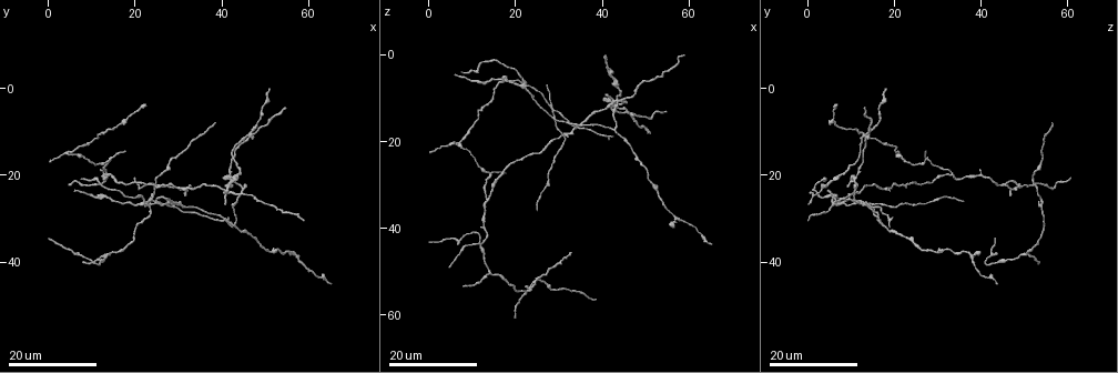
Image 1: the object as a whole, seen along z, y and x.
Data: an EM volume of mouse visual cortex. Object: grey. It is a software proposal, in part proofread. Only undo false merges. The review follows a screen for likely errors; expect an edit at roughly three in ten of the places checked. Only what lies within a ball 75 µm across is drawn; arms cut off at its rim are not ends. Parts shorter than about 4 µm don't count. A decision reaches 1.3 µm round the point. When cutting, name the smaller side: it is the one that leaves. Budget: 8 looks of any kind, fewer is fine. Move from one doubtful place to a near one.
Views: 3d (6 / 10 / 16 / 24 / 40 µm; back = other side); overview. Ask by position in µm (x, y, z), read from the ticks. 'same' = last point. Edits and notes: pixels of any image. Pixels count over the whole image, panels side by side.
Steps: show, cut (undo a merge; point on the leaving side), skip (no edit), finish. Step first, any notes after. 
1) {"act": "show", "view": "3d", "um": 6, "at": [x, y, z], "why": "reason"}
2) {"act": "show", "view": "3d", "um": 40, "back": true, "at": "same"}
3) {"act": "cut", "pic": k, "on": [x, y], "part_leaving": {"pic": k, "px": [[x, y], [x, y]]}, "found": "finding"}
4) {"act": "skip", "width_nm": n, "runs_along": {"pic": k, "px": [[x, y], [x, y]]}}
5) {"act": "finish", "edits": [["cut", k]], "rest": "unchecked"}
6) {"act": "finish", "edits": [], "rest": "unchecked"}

{"act": "show", "view": "3d", "um": 16, "at": [47.0, 10.0, 13.5], "why": "looks like a crossing"}

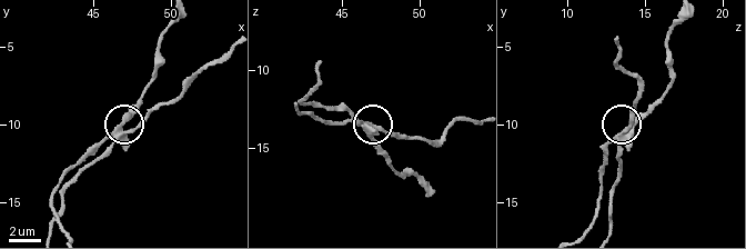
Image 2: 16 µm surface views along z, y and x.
{"act": "show", "view": "3d", "um": 6, "at": [47.2, 10.6, 13.8]}

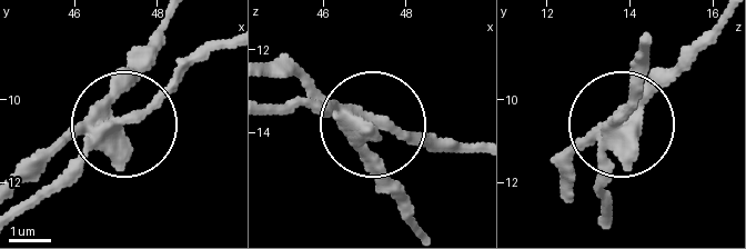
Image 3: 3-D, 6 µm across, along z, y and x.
{"act": "cut", "pic": 3, "on": [112, 80], "side_arm_um": 11, "part_leaving": {"pic": 3, "px": [[90, 136], [19, 178]]}, "found": "two cells meet here"}

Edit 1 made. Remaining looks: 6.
{"act": "show", "view": "3d", "um": 24, "at": [24.5, 22.0, 51.5], "why": "looks like a crossing"}

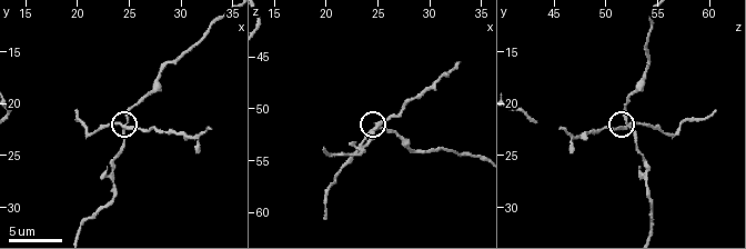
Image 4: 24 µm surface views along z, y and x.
{"act": "show", "view": "3d", "um": 10, "at": [24.8, 22.0, 52.0]}

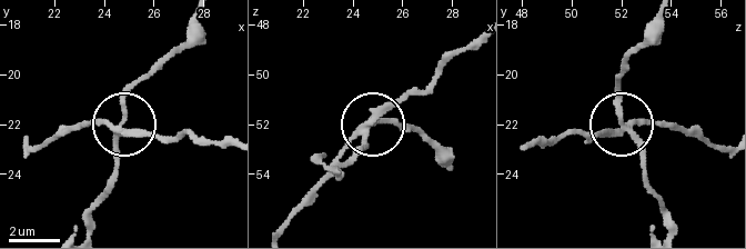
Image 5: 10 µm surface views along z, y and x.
{"act": "cut", "pic": 5, "on": [91, 122], "side_arm_um": 22, "arms": 4, "found": "a second cell is stuck on"}

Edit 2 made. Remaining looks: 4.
{"act": "show", "view": "3d", "um": 24, "at": [21.5, 26.0, 7.5], "why": "looks like a crossing"}

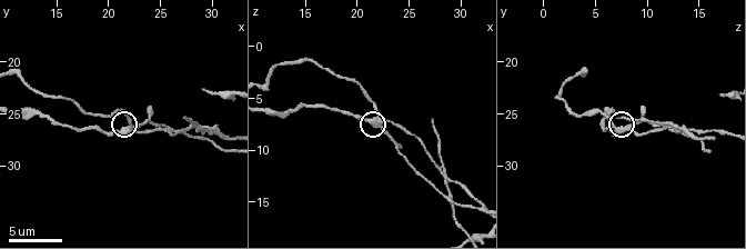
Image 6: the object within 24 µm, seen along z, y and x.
{"act": "show", "view": "3d", "um": 10, "at": [22.0, 26.2, 7.0], "why": "closer look"}

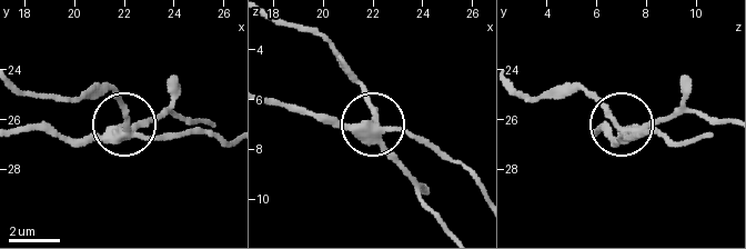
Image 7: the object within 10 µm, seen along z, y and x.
{"act": "show", "view": "3d", "um": 10, "back": true, "at": [21.9, 26.3, 6.9]}

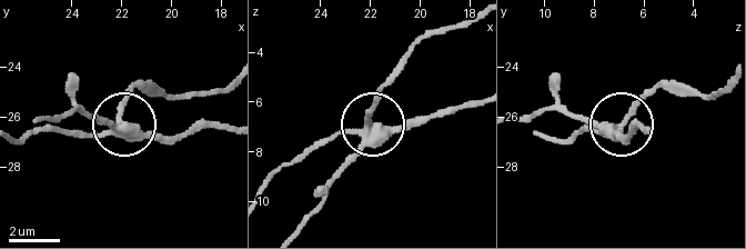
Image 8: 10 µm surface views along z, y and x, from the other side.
{"act": "cut", "pic": 8, "on": [84, 133], "side_arm_um": 18, "arms": 4, "found": "a second cell is stuck on"}

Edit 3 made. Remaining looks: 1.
{"act": "finish", "edits": [["cut", 3], ["cut", 5], ["cut", 8]], "rest": "unchecked"}

